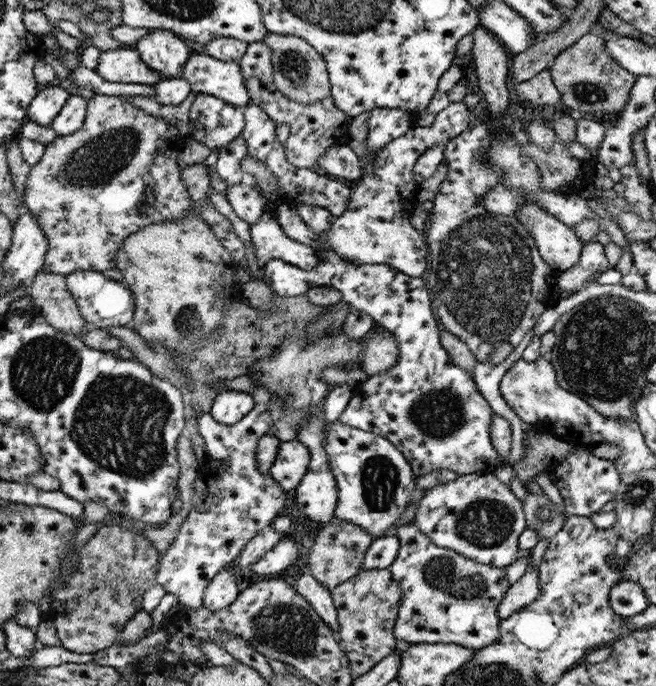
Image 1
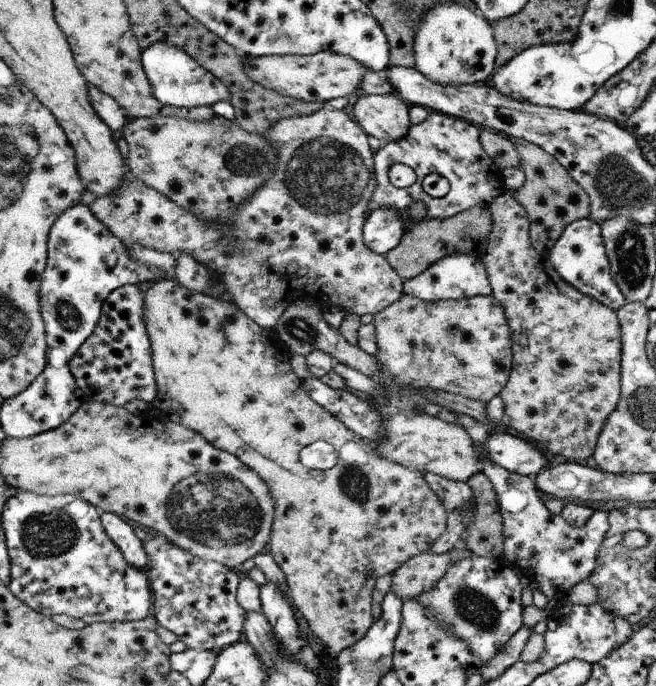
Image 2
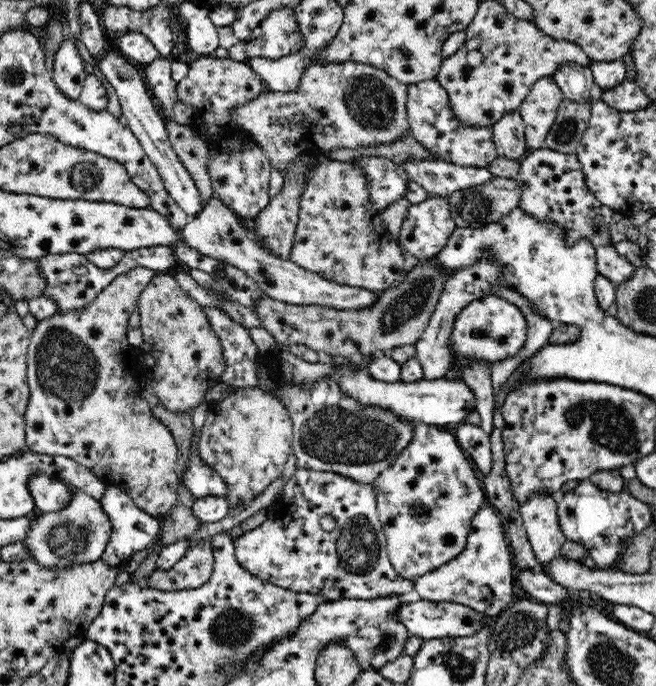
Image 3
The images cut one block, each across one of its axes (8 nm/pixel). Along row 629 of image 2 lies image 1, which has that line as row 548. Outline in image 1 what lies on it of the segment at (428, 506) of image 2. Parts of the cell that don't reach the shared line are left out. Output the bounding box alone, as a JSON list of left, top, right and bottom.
[307,516,374,590]

